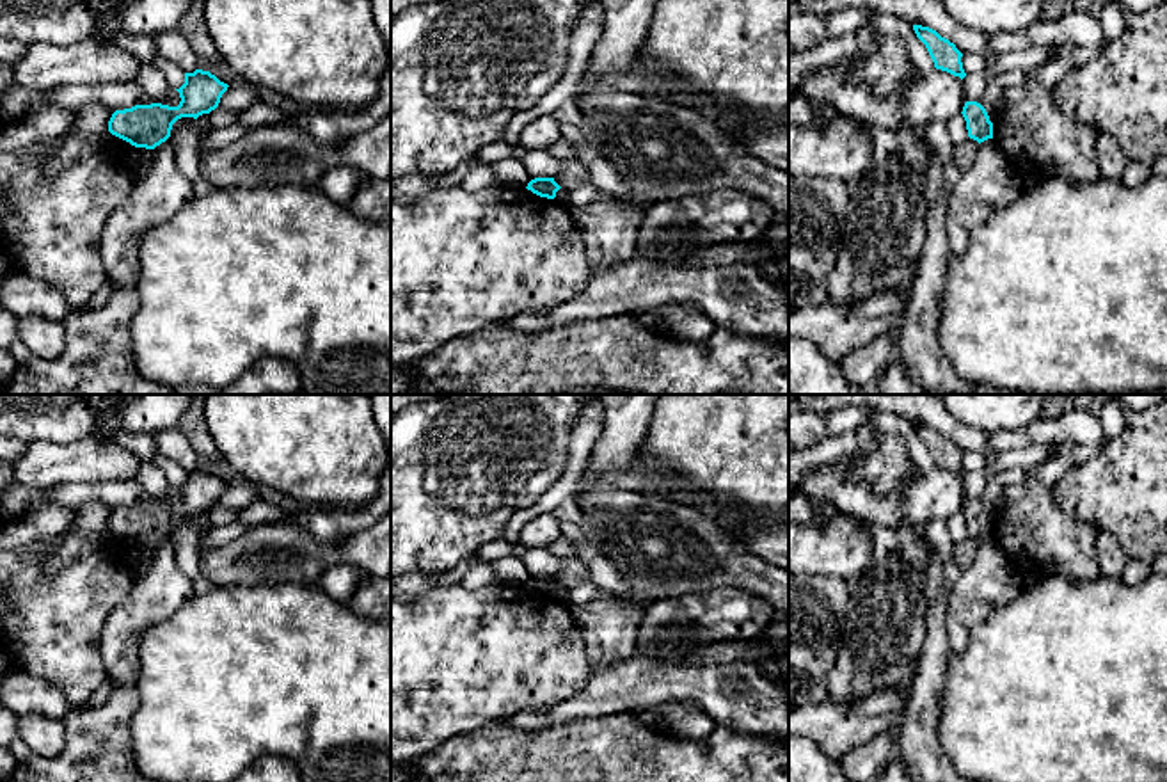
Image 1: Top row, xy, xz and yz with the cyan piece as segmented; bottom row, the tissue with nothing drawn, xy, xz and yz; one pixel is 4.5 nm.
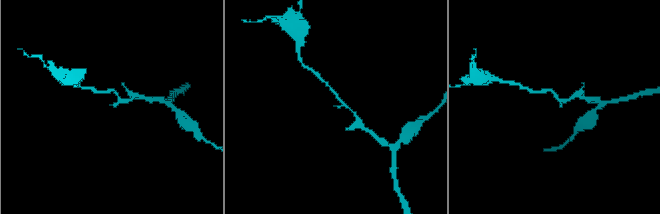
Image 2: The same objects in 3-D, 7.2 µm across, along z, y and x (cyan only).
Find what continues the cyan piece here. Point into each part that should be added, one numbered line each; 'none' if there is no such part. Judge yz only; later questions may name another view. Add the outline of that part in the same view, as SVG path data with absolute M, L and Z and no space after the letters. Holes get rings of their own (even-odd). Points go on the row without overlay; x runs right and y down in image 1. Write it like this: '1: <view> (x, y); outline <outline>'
none

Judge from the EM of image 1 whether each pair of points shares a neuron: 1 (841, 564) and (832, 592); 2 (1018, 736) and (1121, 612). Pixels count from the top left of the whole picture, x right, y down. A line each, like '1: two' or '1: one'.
1: two
2: one

